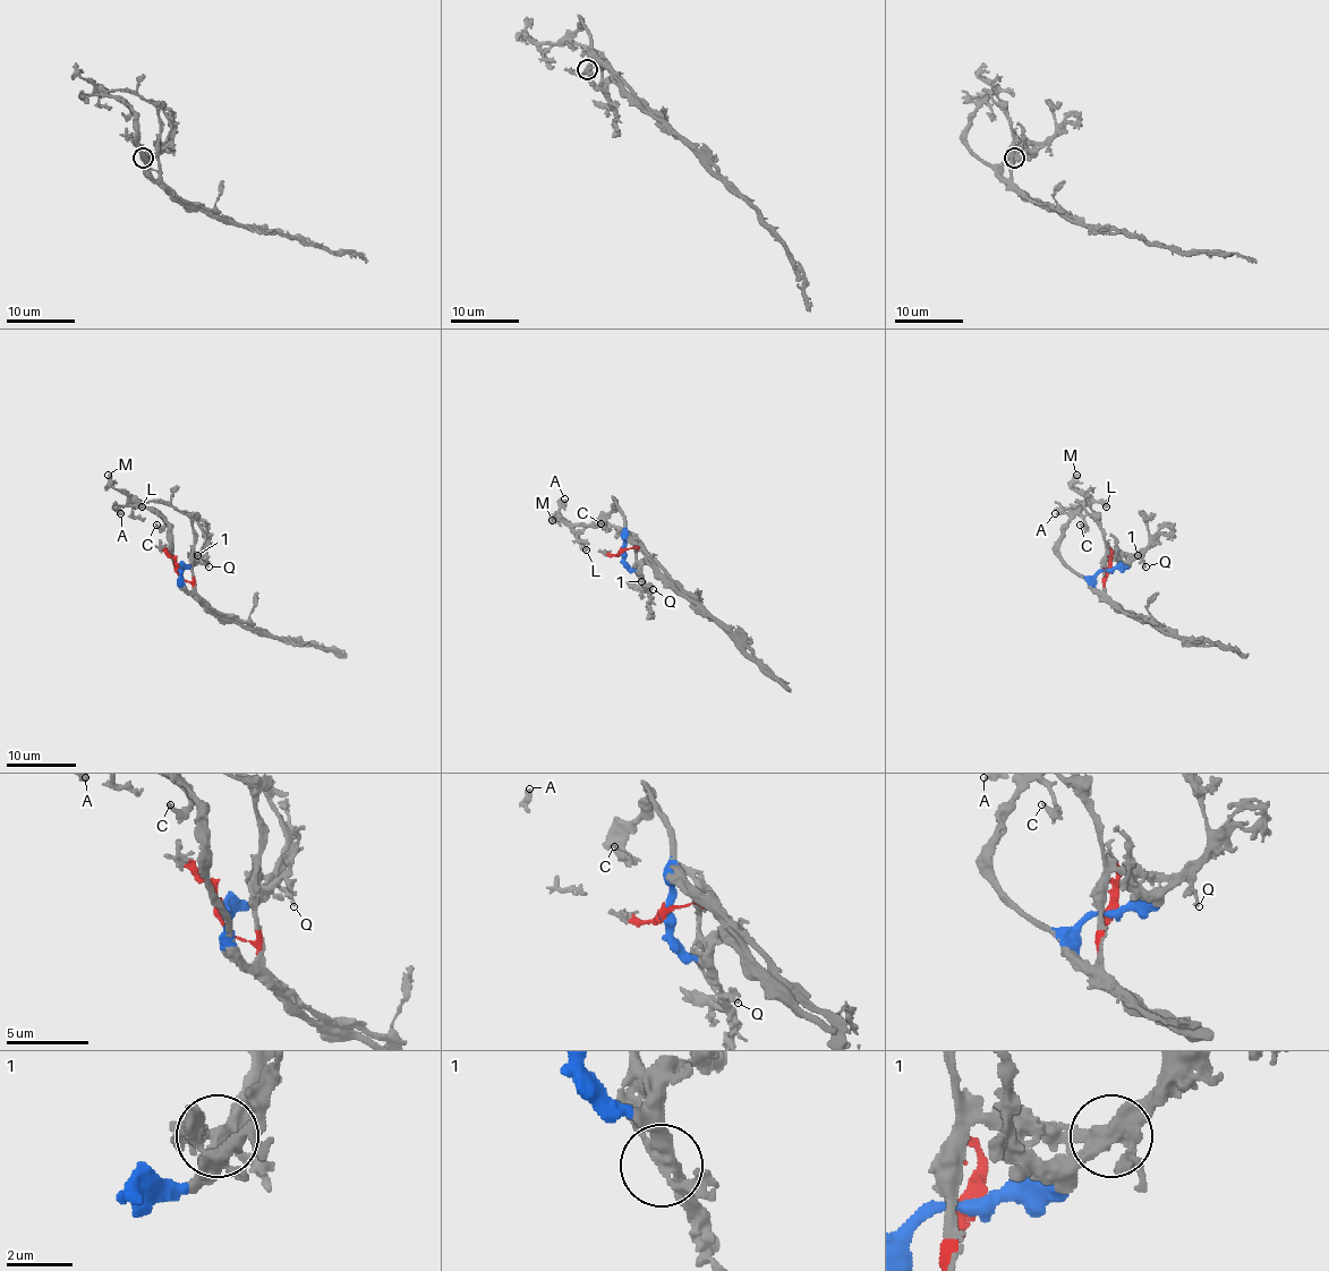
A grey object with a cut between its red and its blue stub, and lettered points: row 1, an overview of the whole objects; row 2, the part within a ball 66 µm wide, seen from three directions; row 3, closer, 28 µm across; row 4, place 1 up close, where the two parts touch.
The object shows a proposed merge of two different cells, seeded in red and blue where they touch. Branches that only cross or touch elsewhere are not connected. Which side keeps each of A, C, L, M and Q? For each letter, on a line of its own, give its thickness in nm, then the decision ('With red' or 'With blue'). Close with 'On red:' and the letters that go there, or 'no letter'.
A: Thickness 400 nm. With blue
C: Thickness 260 nm. With blue
L: Thickness 440 nm. With blue
M: Thickness 360 nm. With blue
Q: Thickness 200 nm. With red
On red: Q

